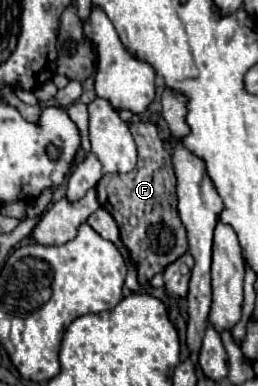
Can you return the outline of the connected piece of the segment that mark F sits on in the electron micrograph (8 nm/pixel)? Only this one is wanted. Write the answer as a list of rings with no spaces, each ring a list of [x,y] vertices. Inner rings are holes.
[[[134,121],[130,123],[132,137],[138,145],[138,163],[126,173],[108,173],[98,181],[98,201],[114,217],[120,227],[122,243],[128,247],[132,261],[138,267],[140,285],[148,283],[156,273],[164,271],[172,261],[188,251],[186,229],[178,217],[176,209],[176,187],[172,181],[172,163],[170,153],[166,151],[158,129],[152,123]],[[166,159],[166,161],[164,161]],[[166,163],[166,169],[164,169]],[[166,173],[166,175],[164,175]]]

